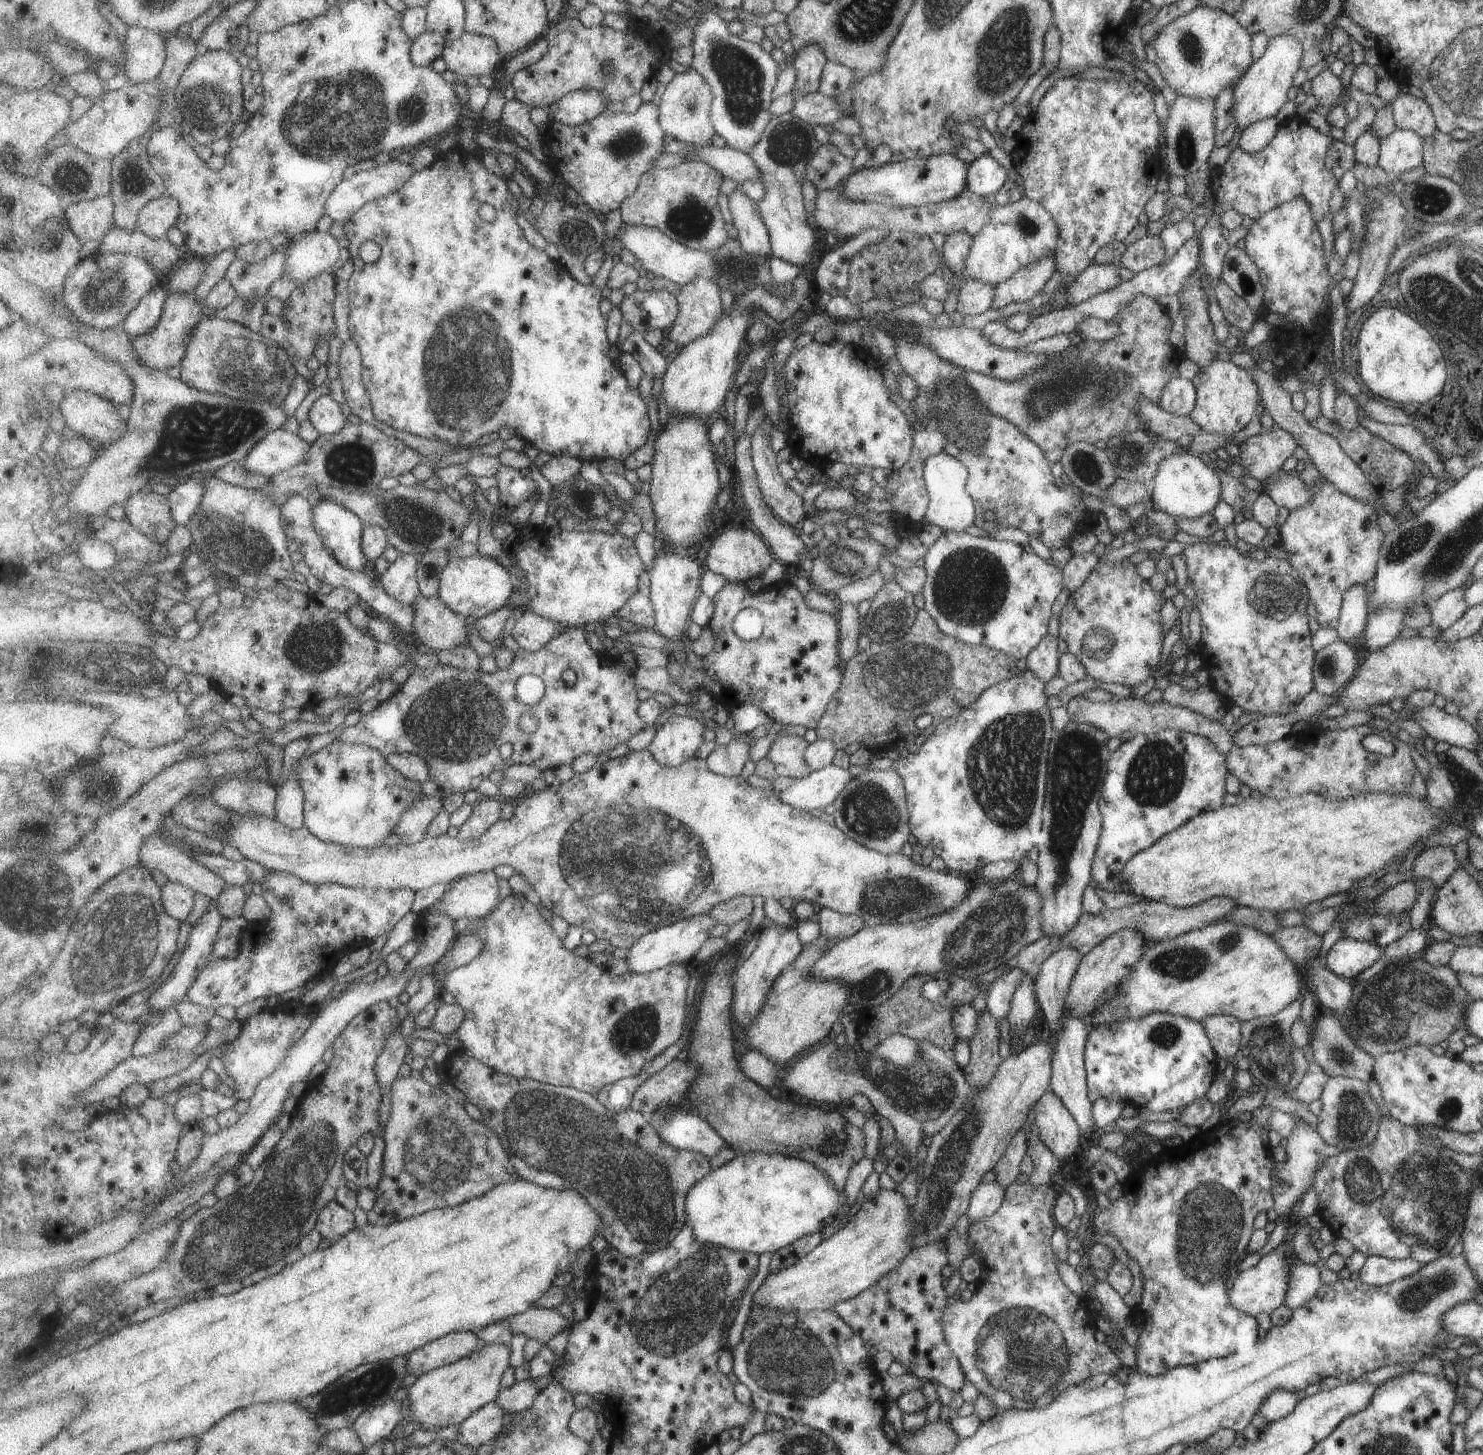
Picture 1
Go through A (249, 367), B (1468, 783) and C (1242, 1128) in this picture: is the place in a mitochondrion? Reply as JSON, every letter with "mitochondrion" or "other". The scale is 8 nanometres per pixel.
{"A":"mitochondrion","B":"other","C":"other"}

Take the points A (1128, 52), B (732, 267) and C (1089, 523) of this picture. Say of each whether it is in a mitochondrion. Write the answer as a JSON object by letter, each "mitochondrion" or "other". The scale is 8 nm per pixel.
{"A":"other","B":"mitochondrion","C":"other"}

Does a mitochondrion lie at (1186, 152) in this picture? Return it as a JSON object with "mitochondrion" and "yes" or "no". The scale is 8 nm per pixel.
{"mitochondrion":"yes"}

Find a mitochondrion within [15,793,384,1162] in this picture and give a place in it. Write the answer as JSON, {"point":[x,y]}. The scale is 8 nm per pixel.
{"point":[124,928]}

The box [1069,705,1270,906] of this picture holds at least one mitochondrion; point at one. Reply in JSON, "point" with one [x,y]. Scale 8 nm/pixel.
{"point":[1156,774]}

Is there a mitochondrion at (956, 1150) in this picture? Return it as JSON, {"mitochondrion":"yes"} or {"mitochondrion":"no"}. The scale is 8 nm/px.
{"mitochondrion":"yes"}

